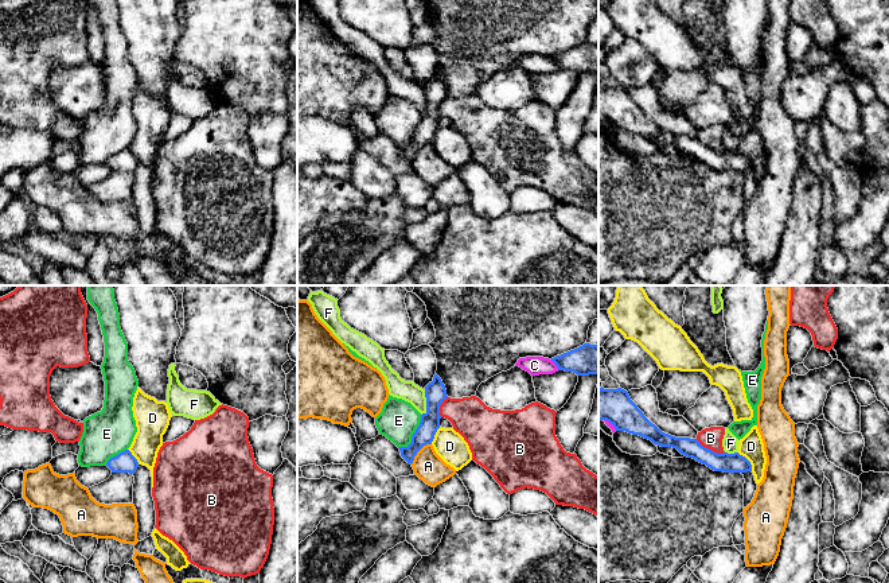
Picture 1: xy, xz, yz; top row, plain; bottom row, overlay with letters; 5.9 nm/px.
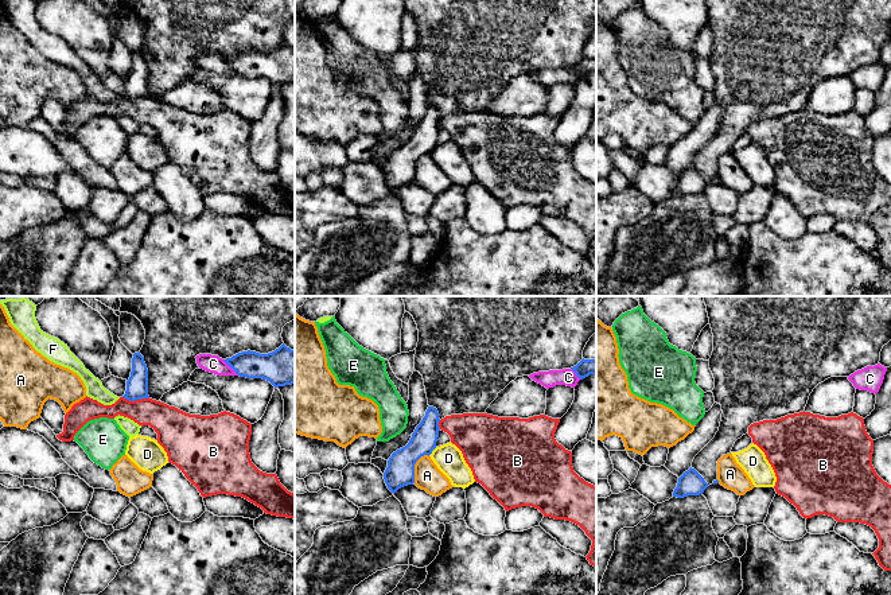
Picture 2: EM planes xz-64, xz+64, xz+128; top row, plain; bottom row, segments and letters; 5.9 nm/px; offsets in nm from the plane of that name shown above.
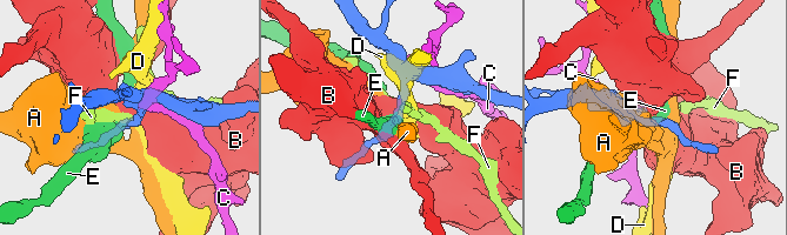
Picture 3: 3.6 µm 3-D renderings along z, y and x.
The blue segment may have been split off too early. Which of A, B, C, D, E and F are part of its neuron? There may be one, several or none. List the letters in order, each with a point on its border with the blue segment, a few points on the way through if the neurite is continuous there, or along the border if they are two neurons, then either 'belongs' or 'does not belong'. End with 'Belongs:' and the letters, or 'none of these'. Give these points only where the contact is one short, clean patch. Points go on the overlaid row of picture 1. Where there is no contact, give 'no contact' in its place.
A: meets blue in xz at (418, 450); border along xz (431, 443), (427, 443), (410, 463); does not belong
B: meets blue in yz at (710, 450); border along yz (696, 439), (717, 453), (724, 453); does not belong
C: meets blue in xz at (556, 364); does not belong
D: meets blue in yz at (748, 461); border along yz (737, 451), (749, 462), (752, 470); does not belong
E: meets blue in xz at (413, 435); border along xz (421, 415), (412, 440), (406, 446), (398, 447); does not belong
F: meets blue in xz at (427, 403); border along xz (424, 389), (425, 411), (421, 415); does not belong
Belongs: none of these

